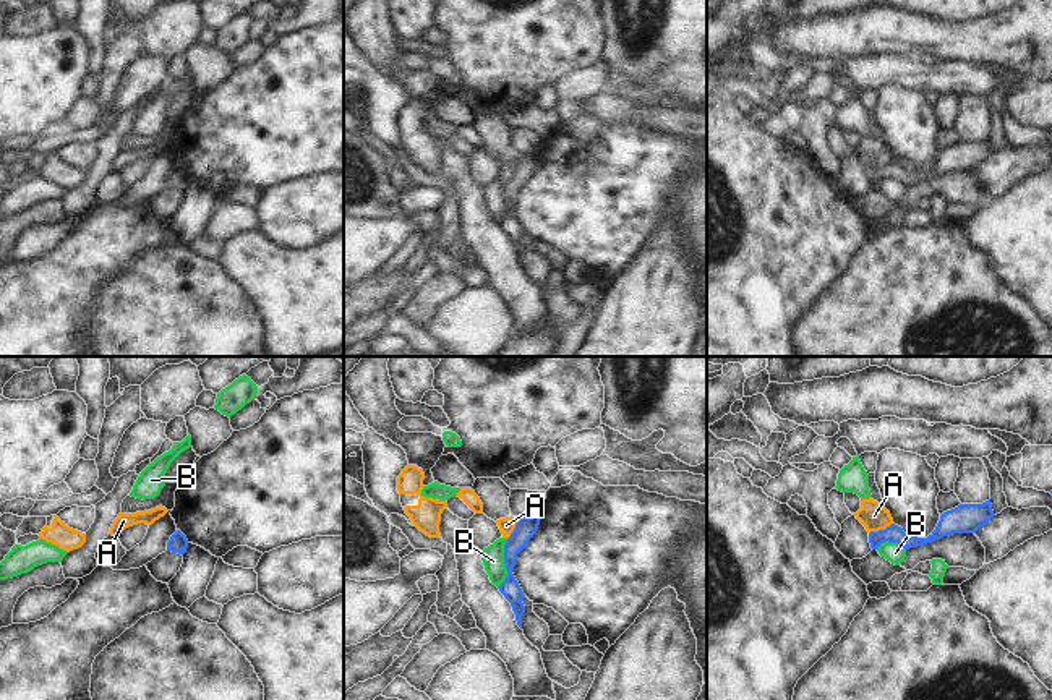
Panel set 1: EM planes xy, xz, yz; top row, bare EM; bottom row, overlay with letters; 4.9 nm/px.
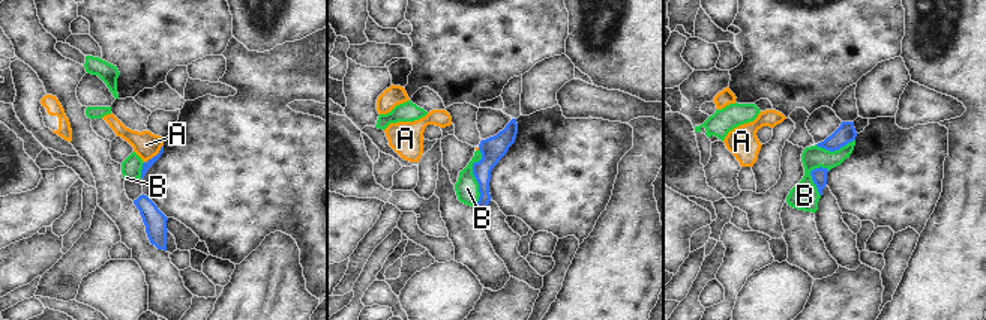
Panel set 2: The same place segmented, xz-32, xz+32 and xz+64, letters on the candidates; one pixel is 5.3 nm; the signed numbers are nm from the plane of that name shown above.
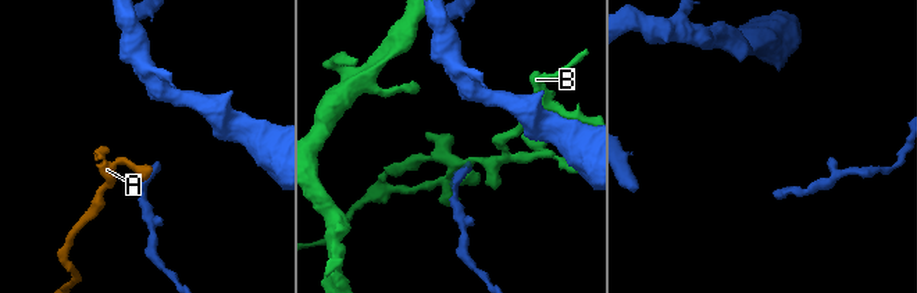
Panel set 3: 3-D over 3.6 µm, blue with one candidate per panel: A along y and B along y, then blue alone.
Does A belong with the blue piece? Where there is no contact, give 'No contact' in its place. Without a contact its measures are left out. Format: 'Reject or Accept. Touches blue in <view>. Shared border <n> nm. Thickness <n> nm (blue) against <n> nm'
Reject. Touches blue in yz. Shared border 130 nm. Thickness 90 nm (blue) against 140 nm.

